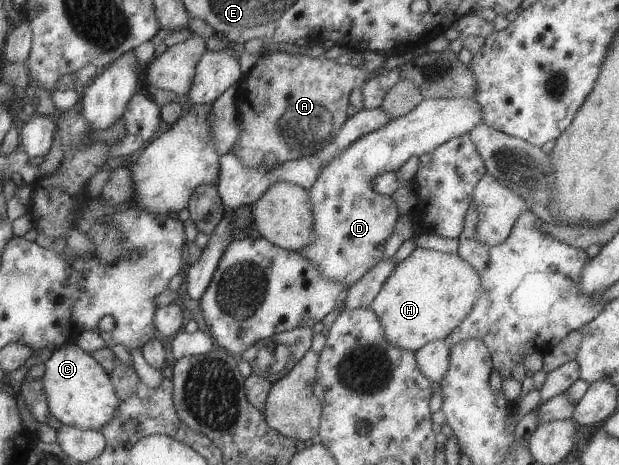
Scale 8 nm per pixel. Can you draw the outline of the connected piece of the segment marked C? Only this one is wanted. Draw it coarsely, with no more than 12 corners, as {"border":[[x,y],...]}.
{"border":[[74,342],[43,364],[47,406],[61,425],[99,431],[119,398]]}

